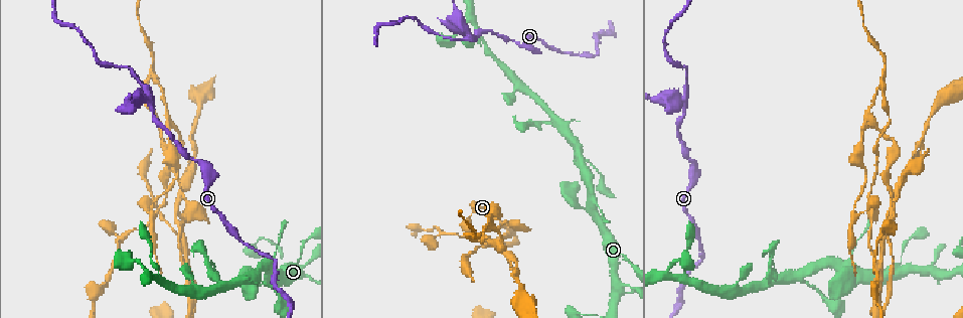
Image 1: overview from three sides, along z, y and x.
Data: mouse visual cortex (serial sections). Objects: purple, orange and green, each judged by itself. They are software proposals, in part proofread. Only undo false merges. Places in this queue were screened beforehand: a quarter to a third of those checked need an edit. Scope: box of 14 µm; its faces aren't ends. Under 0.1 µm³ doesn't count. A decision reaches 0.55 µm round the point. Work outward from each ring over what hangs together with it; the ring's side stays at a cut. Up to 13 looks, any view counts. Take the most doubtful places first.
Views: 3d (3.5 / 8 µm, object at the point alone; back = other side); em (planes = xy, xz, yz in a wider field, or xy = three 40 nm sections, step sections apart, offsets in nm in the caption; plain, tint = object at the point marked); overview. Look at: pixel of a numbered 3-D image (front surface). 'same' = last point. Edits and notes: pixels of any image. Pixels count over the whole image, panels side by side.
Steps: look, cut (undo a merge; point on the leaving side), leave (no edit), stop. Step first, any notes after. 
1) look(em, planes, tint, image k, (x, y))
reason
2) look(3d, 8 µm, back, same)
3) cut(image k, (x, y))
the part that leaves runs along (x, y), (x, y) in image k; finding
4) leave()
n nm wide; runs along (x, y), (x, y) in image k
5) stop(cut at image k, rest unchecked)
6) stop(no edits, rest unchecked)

look(3d, 3.5 µm, image 1, (190, 158))
abrupt turn

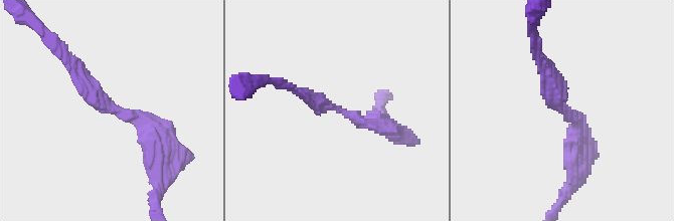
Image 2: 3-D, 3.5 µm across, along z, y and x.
leave()
arms of 200, 300 nm; runs along (154, 147), (70, 63) in image 2; continuous, no second cell

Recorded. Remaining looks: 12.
look(3d, 3.5 µm, image 1, (685, 101))
a fork

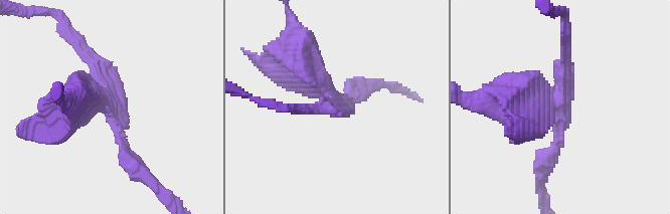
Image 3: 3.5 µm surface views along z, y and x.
look(em, xy, step 3, plain, image 3, (559, 109))
3 arms; arms of 200, 200, 400 nm

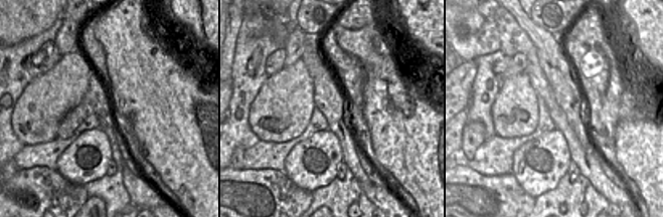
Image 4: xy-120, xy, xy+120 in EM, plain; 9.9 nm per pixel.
look(em, xy, step 3, tint, same)
with the object marked

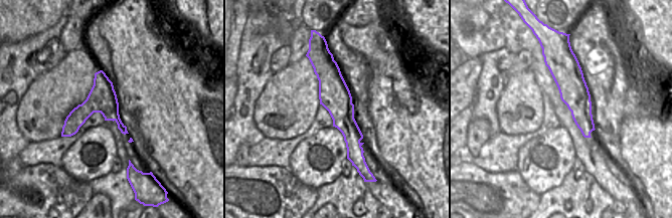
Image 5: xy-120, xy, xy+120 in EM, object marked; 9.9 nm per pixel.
cut(image 3, (292, 82))
border along (102, 70), (116, 120) in image 5; a second cell is stuck on

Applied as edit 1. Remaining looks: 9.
look(overview)

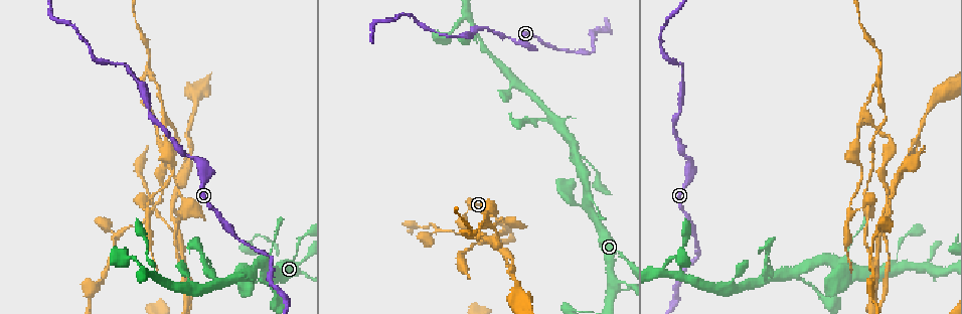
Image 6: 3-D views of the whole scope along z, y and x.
look(3d, 3.5 µm, image 6, (576, 151))
abrupt turn

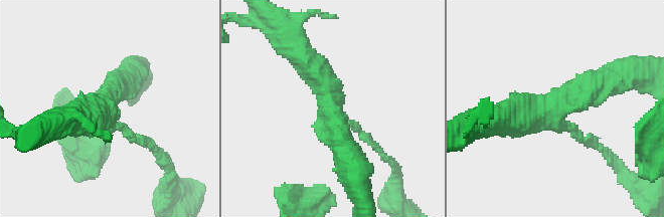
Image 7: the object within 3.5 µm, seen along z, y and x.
look(em, xy, step 2, tint, image 7, (328, 102))
3 arms; arms of 150, 400, 450 nm; need the tissue

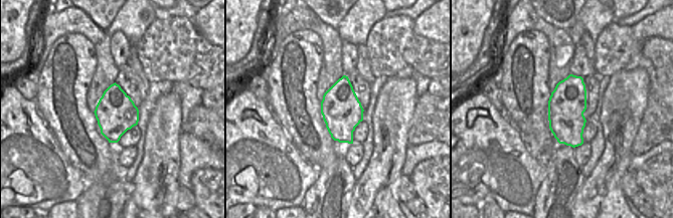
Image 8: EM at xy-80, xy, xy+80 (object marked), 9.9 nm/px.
leave()
runs along (347, 154), (329, 87), (298, 48) in image 7; all the same cell

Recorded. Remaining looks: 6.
look(3d, 8 µm, image 6, (154, 278))
three arms meet

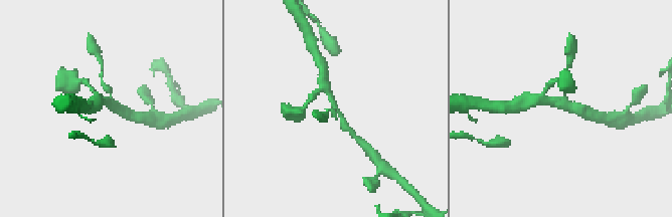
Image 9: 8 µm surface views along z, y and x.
look(em, xy, step 1, tint, image 9, (339, 110))
3 arms; arms of 150, 200, 250 nm; need the tissue

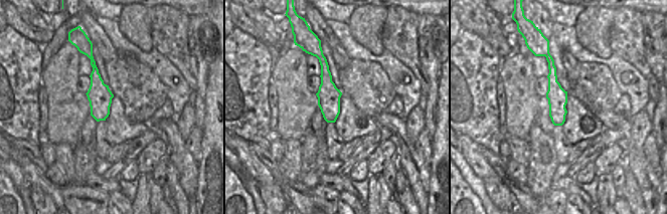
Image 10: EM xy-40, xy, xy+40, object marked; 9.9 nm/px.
leave()
runs along (549, 58), (559, 123) in image 10; all the same cell

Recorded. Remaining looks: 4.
look(3d, 3.5 µm, image 6, (847, 215))
sudden change in width

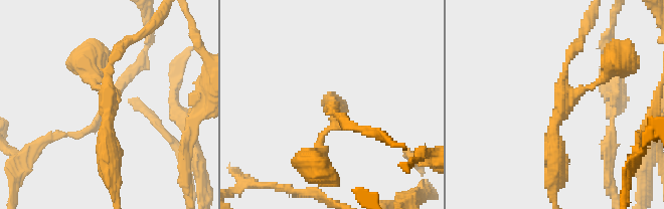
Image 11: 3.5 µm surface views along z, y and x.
look(em, xy, step 1, plain, image 11, (106, 107))

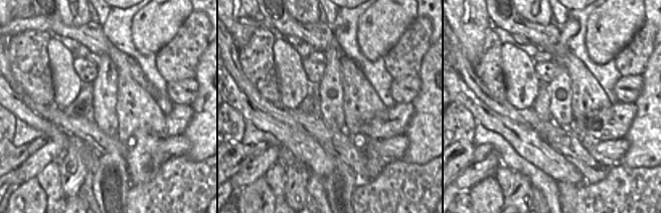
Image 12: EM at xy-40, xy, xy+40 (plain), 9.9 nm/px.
look(em, xy, step 1, tint, same)
where the object lies

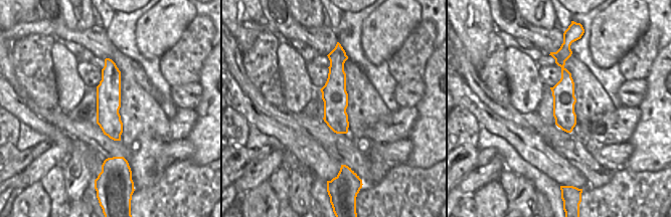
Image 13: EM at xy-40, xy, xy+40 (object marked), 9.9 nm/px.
leave()
all the same cell

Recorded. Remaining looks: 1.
stop(cut at image 3, rest unchecked)

